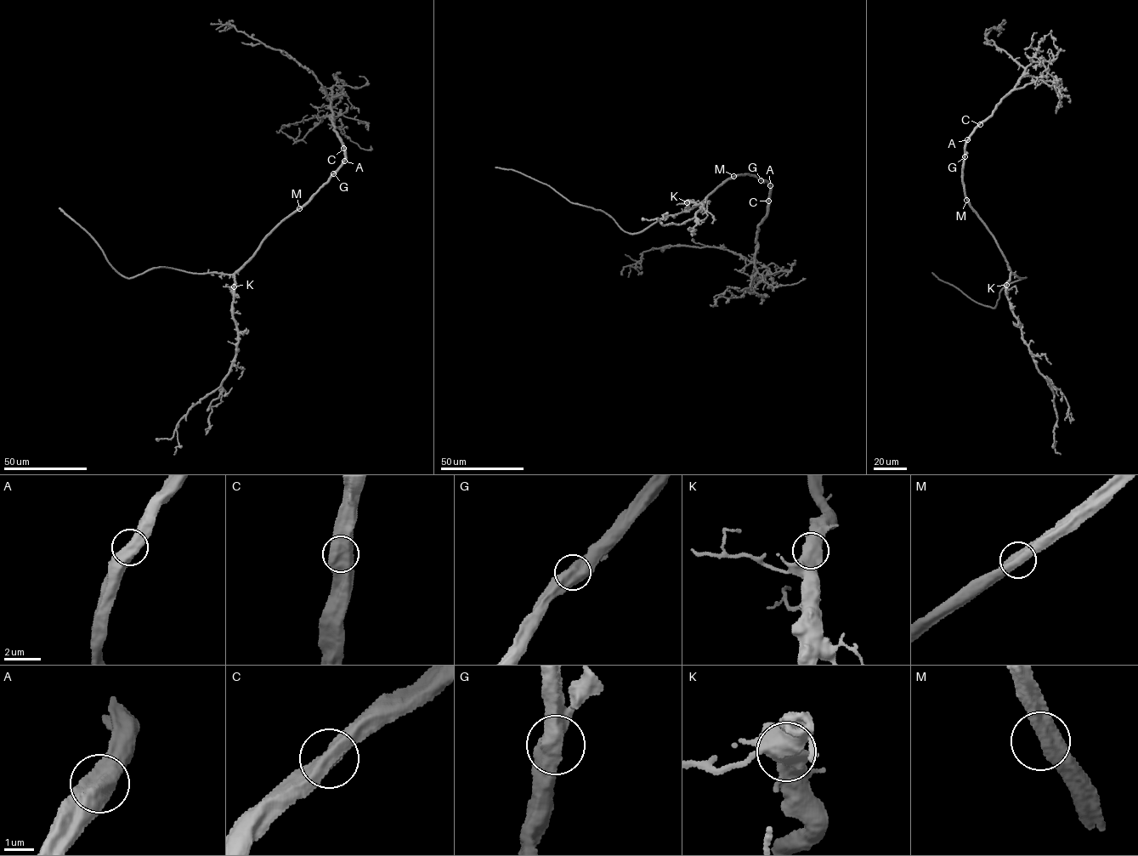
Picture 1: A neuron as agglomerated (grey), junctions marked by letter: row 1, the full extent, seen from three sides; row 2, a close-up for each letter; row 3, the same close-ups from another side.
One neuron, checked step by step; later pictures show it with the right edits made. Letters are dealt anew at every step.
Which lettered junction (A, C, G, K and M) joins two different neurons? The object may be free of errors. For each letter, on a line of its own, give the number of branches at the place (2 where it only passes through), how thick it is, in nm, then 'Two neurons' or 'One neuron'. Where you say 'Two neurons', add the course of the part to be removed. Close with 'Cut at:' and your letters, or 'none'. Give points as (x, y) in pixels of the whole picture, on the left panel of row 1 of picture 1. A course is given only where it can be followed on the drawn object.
A: Branches: 2. Thickness 600 nm. One neuron
C: Branches: 2. Thickness 700 nm. One neuron
G: Branches: 2. Thickness 650 nm. One neuron
K: Branches: 2. Thickness 600 nm. One neuron
M: Branches: 2. Thickness 550 nm. One neuron
Cut at: none

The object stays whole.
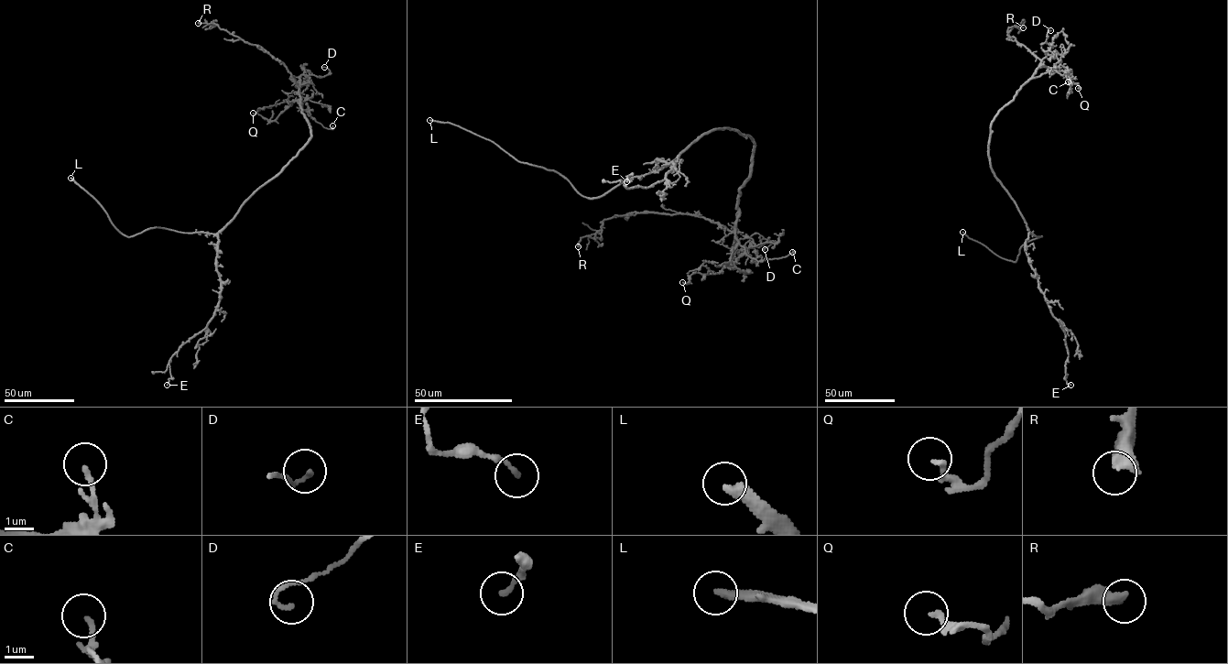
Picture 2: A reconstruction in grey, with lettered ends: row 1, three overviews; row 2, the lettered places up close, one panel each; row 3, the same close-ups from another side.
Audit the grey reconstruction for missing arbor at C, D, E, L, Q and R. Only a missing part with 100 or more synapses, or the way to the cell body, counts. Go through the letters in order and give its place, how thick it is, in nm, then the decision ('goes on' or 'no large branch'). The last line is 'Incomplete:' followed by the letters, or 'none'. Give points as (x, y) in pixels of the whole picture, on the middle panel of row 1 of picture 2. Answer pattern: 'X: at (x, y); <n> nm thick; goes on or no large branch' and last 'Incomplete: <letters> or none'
C: at (792, 252); 170 nm thick; no large branch
D: at (765, 249); 140 nm thick; no large branch
E: at (626, 181); 170 nm thick; no large branch
L: at (429, 120); 280 nm thick; goes on
Q: at (682, 282); 180 nm thick; no large branch
R: at (578, 246); 480 nm thick; no large branch
Incomplete: L

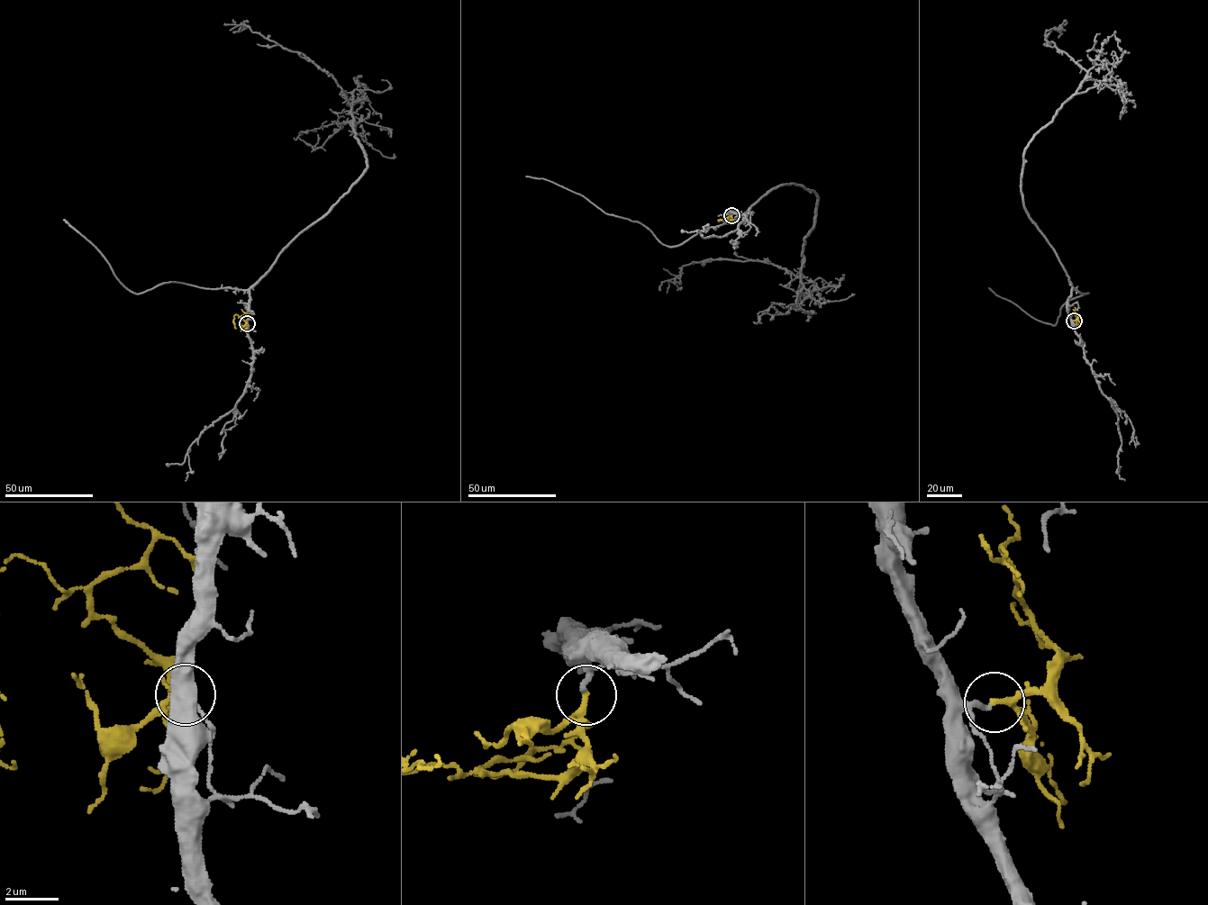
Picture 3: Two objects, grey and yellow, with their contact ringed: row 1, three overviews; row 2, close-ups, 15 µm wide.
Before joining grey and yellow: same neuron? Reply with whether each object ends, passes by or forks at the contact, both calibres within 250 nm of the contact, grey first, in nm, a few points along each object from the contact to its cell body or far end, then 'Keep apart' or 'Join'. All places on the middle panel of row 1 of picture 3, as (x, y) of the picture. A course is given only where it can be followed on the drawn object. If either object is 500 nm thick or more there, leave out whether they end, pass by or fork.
At the ring grey passes by. At the ring yellow passes by. Thickness 140 nm (grey) against 180 nm. Course of grey: (731, 215), (728, 221), (784, 184), (813, 191), (799, 276), (767, 262), (710, 258), (683, 266), (658, 290). Course of yellow: (731, 215), (730, 221), (718, 220), (722, 219). Join

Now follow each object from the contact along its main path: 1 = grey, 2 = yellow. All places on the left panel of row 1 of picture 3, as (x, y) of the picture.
1: (247, 323), (249, 289), (367, 165), (351, 105), (331, 75), (246, 25), (224, 24)
2: (247, 323), (236, 314), (233, 320), (236, 328)

